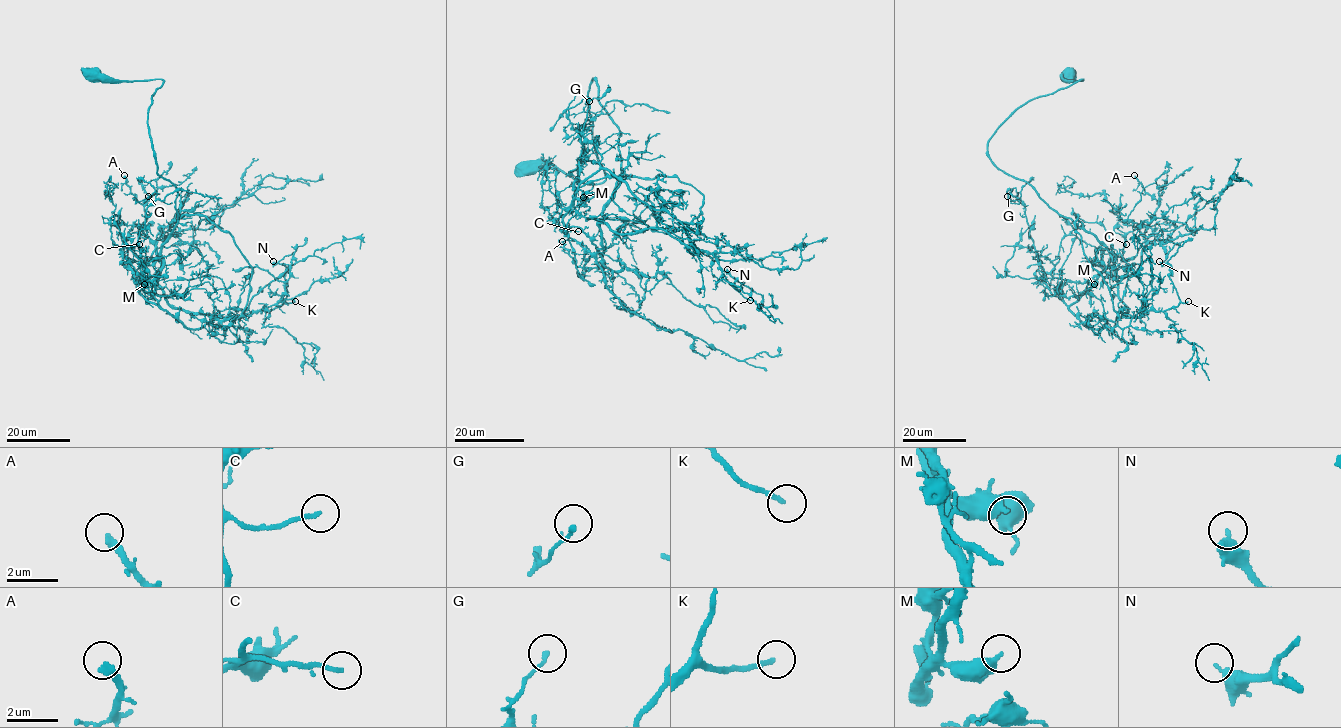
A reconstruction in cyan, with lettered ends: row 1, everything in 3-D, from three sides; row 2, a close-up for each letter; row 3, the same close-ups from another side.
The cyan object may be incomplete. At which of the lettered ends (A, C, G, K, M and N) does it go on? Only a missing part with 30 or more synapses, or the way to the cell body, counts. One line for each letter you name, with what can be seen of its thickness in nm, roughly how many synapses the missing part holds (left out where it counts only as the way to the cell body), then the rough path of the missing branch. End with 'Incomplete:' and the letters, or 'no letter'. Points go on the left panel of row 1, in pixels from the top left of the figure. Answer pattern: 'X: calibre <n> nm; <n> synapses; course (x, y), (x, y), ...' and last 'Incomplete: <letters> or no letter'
A: calibre 320 nm; 80 synapses; course (124, 175), (123, 156), (132, 128)
K: calibre 180 nm; 35 synapses; course (295, 301), (299, 298), (308, 270), (314, 275), (318, 290), (322, 309), (319, 312)
Incomplete: A, K

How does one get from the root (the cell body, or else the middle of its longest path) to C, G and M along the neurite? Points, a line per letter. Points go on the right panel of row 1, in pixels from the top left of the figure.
C: (1070, 73), (1083, 79), (1021, 105), (988, 156), (1089, 231), (1113, 276), (1126, 244)
G: (1070, 73), (1083, 79), (1021, 105), (988, 156), (1089, 231), (1114, 275), (1046, 273), (1021, 193), (1007, 196)
M: (1070, 73), (1083, 79), (1021, 105), (988, 156), (1105, 247), (1114, 275), (1094, 284)

